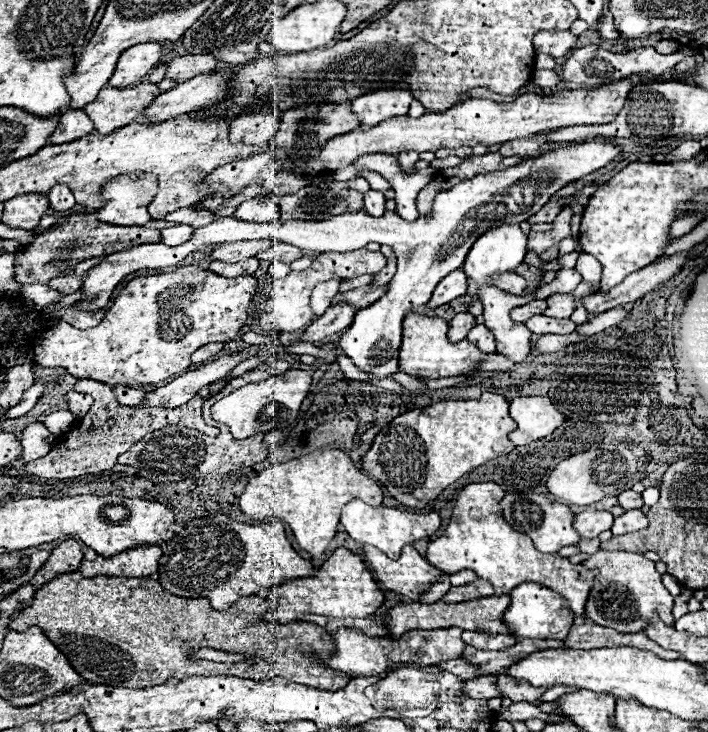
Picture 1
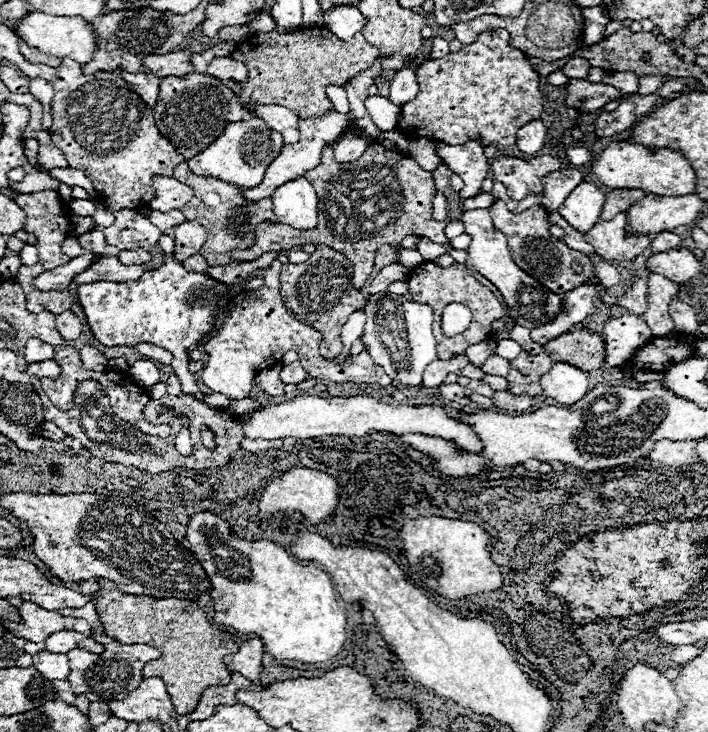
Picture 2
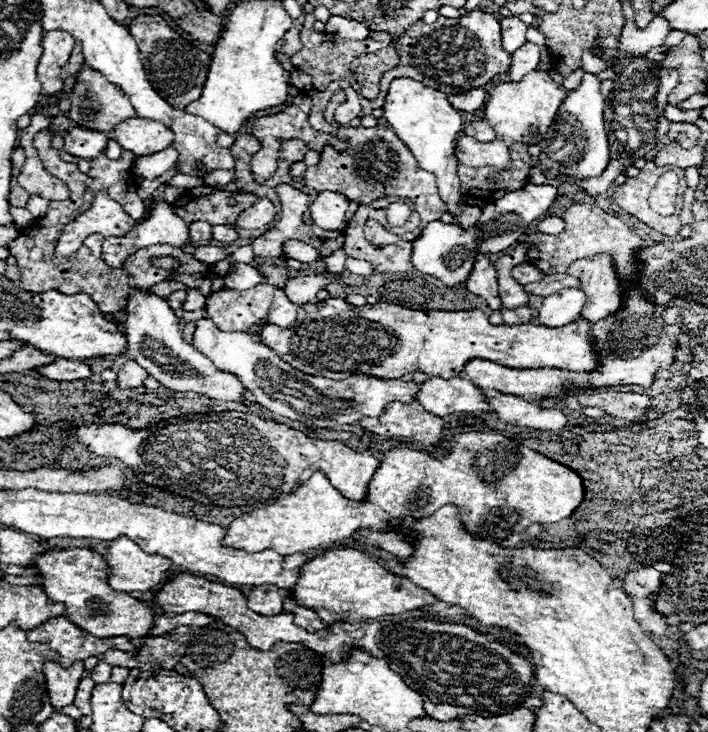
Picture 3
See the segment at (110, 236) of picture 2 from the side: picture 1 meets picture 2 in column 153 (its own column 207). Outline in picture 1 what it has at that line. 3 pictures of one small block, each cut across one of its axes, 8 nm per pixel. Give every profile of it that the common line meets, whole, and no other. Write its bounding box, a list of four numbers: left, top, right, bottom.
[82,140,620,378]

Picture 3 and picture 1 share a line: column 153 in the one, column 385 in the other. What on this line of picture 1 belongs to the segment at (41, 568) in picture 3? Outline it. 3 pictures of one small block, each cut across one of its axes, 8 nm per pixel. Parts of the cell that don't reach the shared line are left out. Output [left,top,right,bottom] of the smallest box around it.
[384,596,510,638]

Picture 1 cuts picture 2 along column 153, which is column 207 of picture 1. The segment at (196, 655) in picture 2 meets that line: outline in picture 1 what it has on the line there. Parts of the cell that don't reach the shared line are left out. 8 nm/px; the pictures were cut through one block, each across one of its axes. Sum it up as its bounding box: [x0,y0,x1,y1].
[10,572,352,690]

